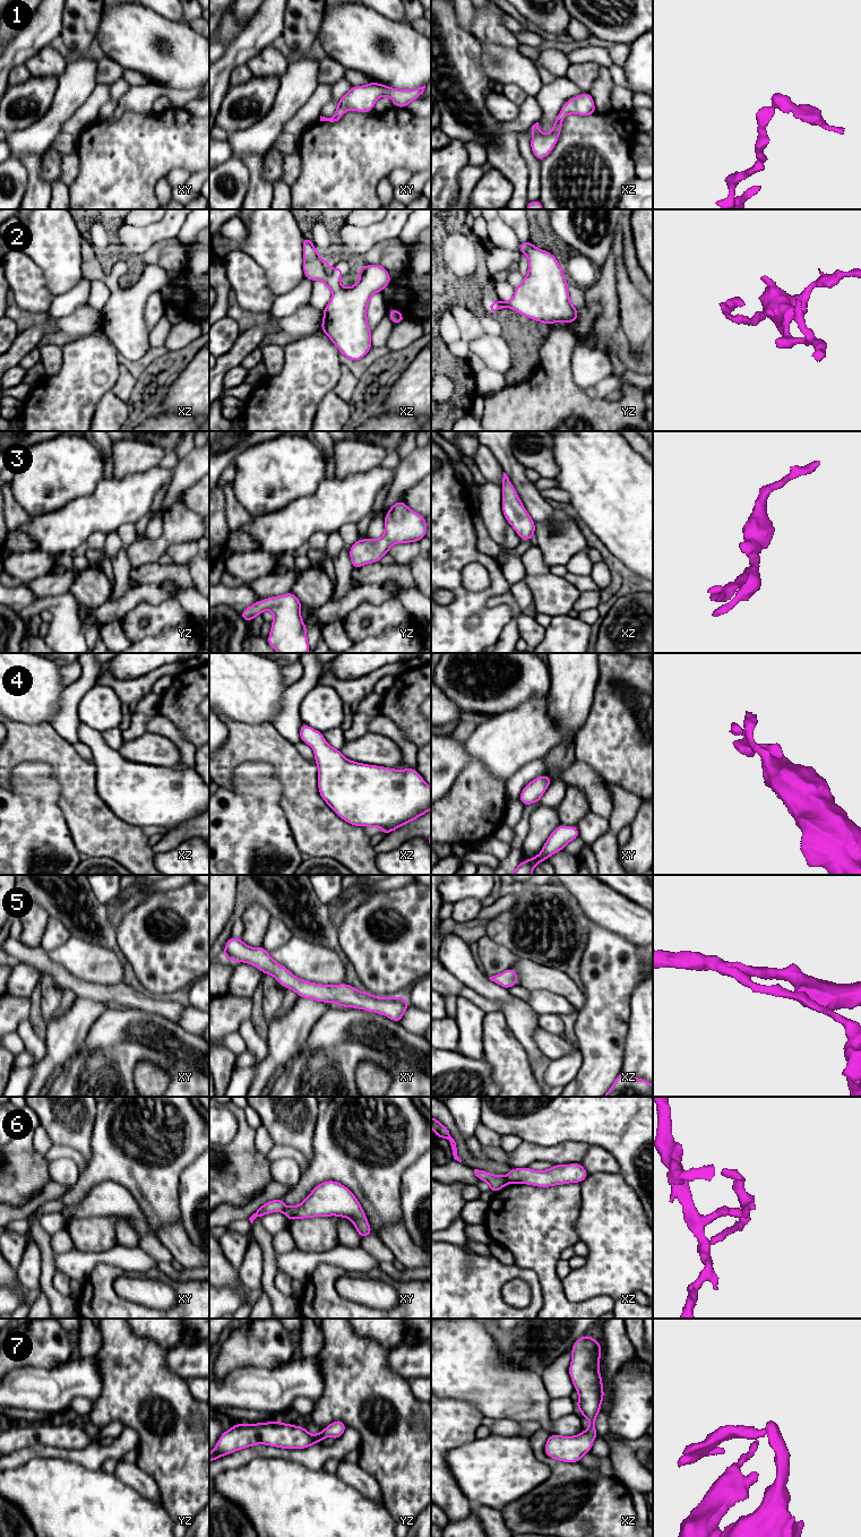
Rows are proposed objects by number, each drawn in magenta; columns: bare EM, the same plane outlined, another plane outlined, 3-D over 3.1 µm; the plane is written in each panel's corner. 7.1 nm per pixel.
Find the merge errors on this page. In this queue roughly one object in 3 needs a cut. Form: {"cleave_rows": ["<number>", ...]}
{"cleave_rows": ["6"]}

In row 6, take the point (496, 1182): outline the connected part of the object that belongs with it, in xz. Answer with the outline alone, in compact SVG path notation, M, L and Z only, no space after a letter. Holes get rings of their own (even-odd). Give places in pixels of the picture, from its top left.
M474 1169L474 1174L480 1180L483 1180L490 1185L490 1191L493 1194L508 1184L505 1176L493 1175L479 1169Z

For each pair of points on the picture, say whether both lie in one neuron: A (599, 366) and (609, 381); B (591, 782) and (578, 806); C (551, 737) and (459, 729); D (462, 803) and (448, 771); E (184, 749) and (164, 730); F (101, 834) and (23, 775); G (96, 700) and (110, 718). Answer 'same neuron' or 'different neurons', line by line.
A: different neurons
B: different neurons
C: different neurons
D: different neurons
E: same neuron
F: different neurons
G: same neuron

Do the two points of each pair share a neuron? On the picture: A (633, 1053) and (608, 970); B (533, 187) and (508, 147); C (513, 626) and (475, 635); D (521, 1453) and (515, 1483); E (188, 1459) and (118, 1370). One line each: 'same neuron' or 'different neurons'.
A: different neurons
B: different neurons
C: different neurons
D: same neuron
E: same neuron

